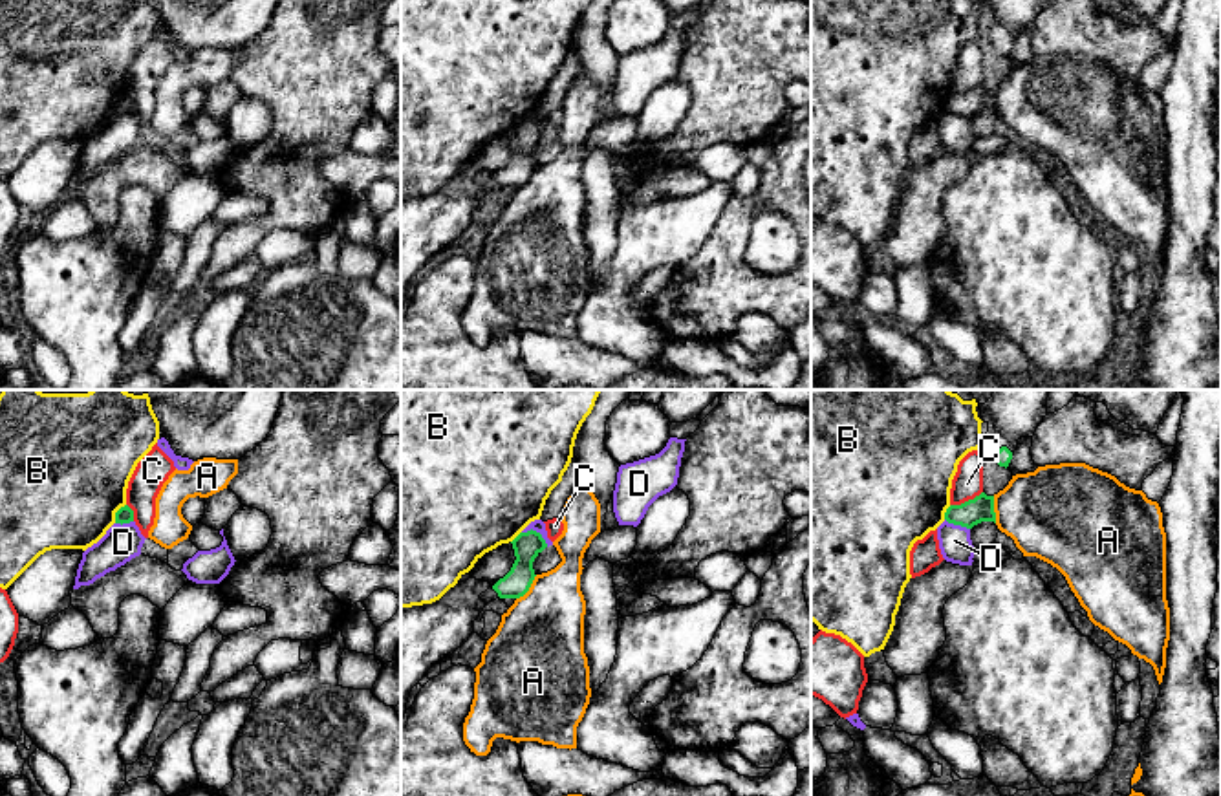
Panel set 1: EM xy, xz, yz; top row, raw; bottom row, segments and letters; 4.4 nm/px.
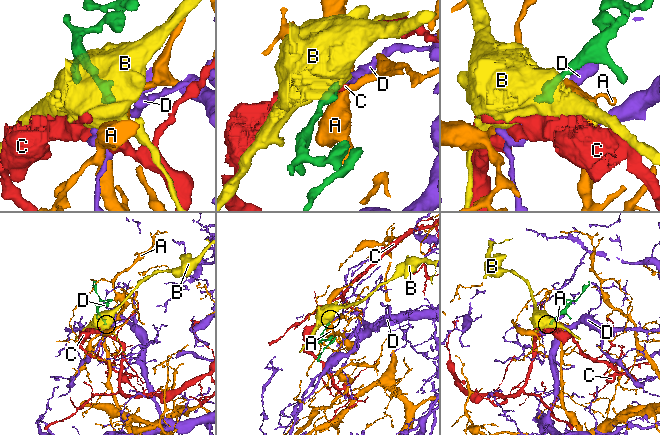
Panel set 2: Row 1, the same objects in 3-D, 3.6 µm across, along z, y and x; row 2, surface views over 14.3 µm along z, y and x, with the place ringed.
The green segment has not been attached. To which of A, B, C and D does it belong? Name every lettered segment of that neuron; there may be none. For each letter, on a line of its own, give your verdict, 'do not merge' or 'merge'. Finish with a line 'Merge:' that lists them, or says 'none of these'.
A: do not merge
B: do not merge
C: do not merge
D: do not merge
Merge: none of these

